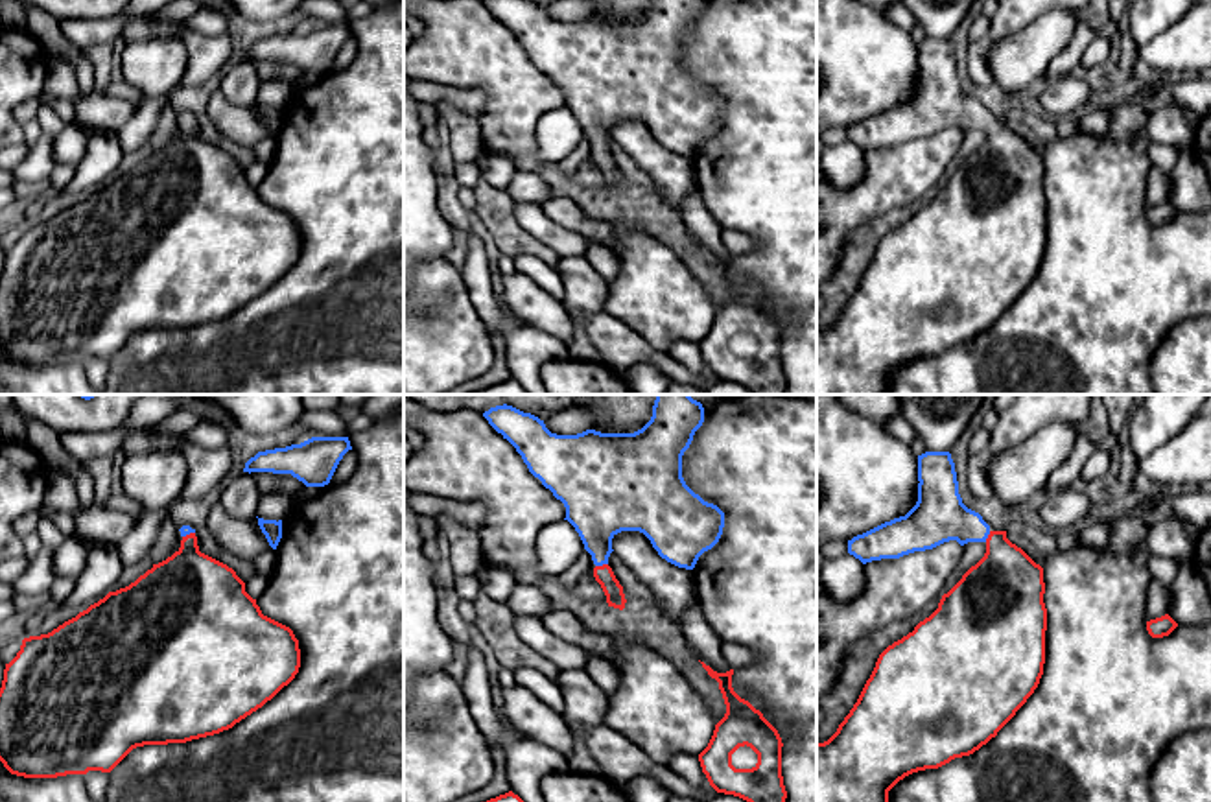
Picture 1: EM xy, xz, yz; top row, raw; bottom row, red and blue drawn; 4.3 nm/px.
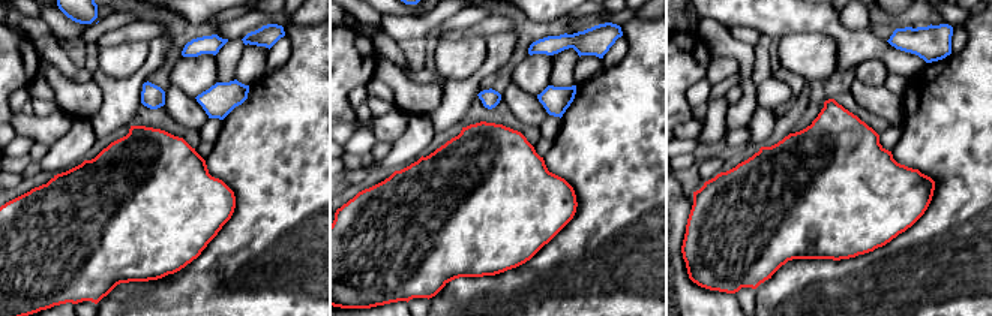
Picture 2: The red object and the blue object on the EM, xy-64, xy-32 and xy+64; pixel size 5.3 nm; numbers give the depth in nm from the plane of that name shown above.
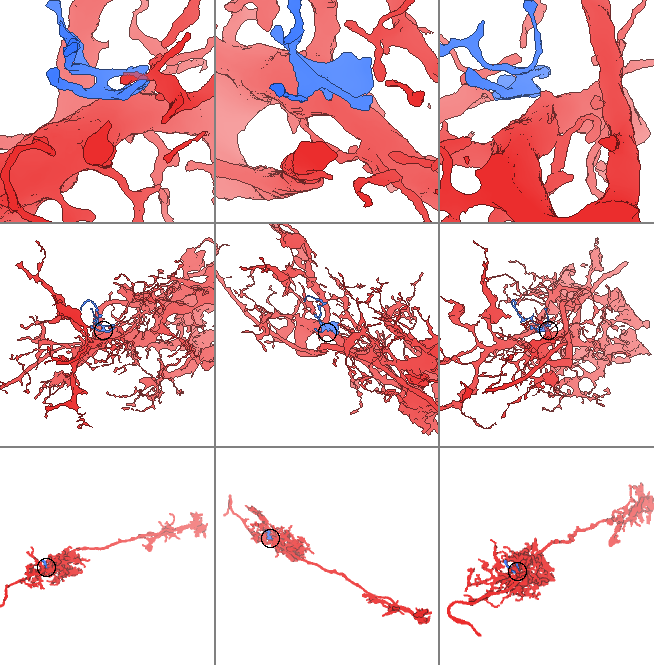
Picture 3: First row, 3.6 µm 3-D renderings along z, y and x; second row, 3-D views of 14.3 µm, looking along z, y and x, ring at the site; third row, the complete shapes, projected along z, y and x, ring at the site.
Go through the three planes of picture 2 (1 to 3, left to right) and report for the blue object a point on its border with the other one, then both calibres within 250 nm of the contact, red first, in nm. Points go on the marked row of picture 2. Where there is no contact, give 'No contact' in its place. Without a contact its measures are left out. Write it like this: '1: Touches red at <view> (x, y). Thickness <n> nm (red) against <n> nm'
1: No contact
2: No contact
3: No contact

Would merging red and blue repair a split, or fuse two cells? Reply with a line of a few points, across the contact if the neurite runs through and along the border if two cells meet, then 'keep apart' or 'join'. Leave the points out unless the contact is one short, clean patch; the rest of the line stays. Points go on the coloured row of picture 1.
line xz (603, 574), (603, 565), (598, 542), (598, 507); join

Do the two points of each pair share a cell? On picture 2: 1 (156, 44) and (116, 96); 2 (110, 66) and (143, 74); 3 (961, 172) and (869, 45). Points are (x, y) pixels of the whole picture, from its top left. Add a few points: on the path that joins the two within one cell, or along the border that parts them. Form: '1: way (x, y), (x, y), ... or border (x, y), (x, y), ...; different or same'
1: way (155, 57), (129, 87); same
2: border (149, 42), (144, 63), (131, 75), (101, 72); different
3: border (928, 63), (910, 80); different

